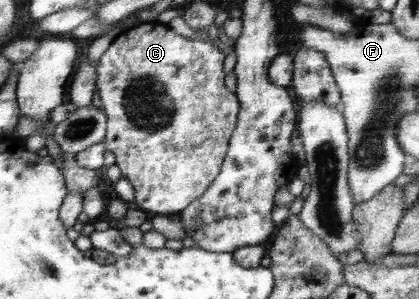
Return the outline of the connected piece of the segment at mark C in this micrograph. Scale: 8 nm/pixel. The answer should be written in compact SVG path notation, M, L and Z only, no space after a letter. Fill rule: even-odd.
M145 21L128 31L122 31L114 37L104 53L98 57L95 65L95 87L102 104L102 111L106 115L106 129L104 143L105 150L110 151L115 158L115 165L120 170L121 178L126 179L134 191L134 203L141 210L158 214L181 212L190 203L200 197L212 184L221 170L225 159L228 137L232 136L236 113L240 112L240 103L236 101L236 93L224 89L224 73L222 73L222 53L210 42L199 38L184 38L171 30L168 25L158 21Z

